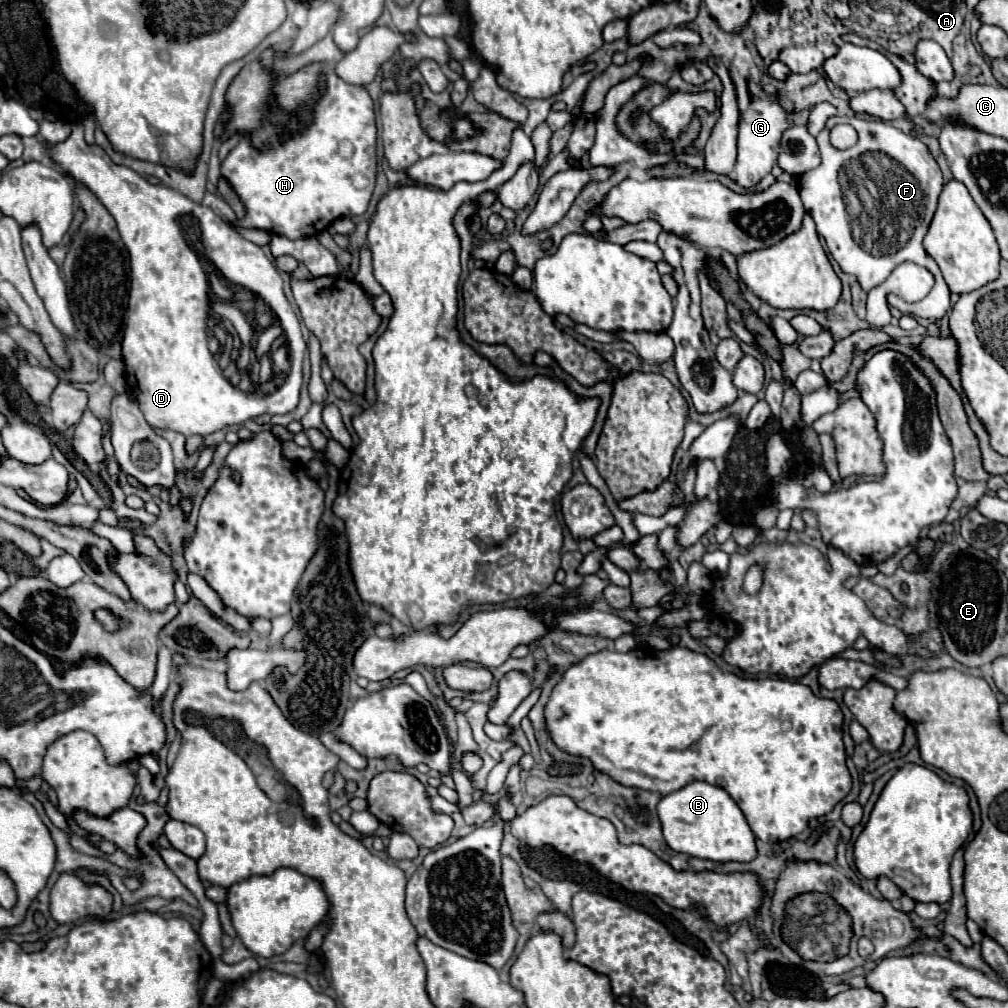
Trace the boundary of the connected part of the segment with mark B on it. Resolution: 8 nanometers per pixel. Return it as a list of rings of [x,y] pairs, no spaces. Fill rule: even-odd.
[[[699,780],[691,782],[685,788],[663,796],[657,812],[663,824],[665,842],[679,854],[713,862],[751,862],[757,858],[755,836],[747,824],[745,814],[719,786]]]

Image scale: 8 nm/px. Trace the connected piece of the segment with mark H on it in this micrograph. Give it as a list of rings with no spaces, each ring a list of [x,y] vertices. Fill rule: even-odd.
[[[315,62],[309,66],[303,66],[293,76],[287,76],[285,80],[279,80],[275,88],[275,96],[281,108],[295,114],[297,106],[311,98],[315,92],[315,76],[319,72],[327,74],[327,92],[315,106],[315,120],[313,124],[293,138],[285,140],[279,146],[271,146],[265,152],[257,152],[251,148],[249,138],[241,138],[239,144],[229,152],[229,156],[221,164],[221,174],[231,182],[233,190],[237,192],[239,200],[245,206],[245,216],[241,220],[233,220],[231,226],[241,228],[259,228],[271,234],[287,236],[289,240],[305,238],[305,236],[317,236],[323,232],[333,220],[341,216],[359,216],[367,210],[367,204],[371,200],[373,188],[375,188],[375,172],[377,172],[377,158],[375,158],[375,140],[377,140],[377,128],[375,128],[375,114],[373,114],[373,100],[369,92],[363,86],[351,86],[343,80],[337,80],[335,72],[327,70],[325,62]],[[349,140],[349,156],[343,154],[341,144]],[[363,176],[369,184],[359,186],[355,184],[355,178]]]

